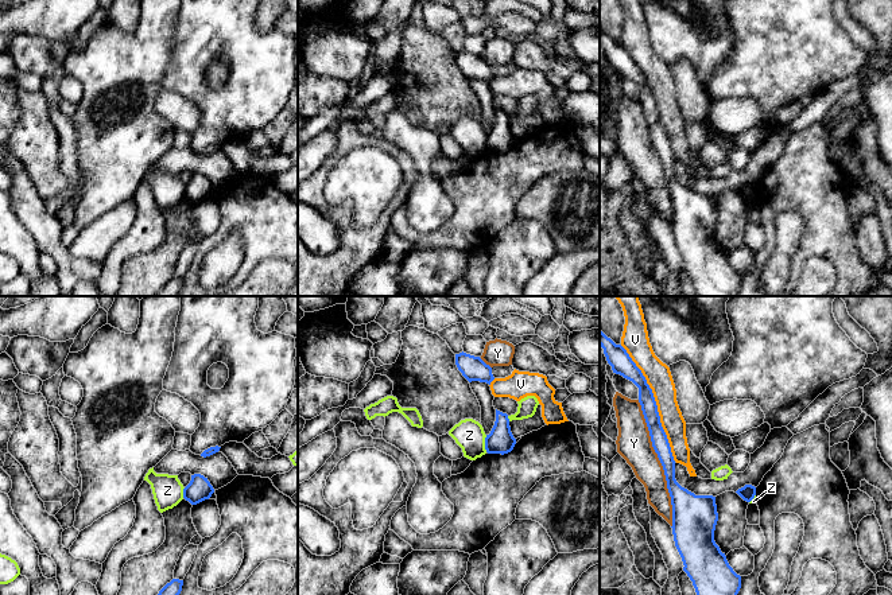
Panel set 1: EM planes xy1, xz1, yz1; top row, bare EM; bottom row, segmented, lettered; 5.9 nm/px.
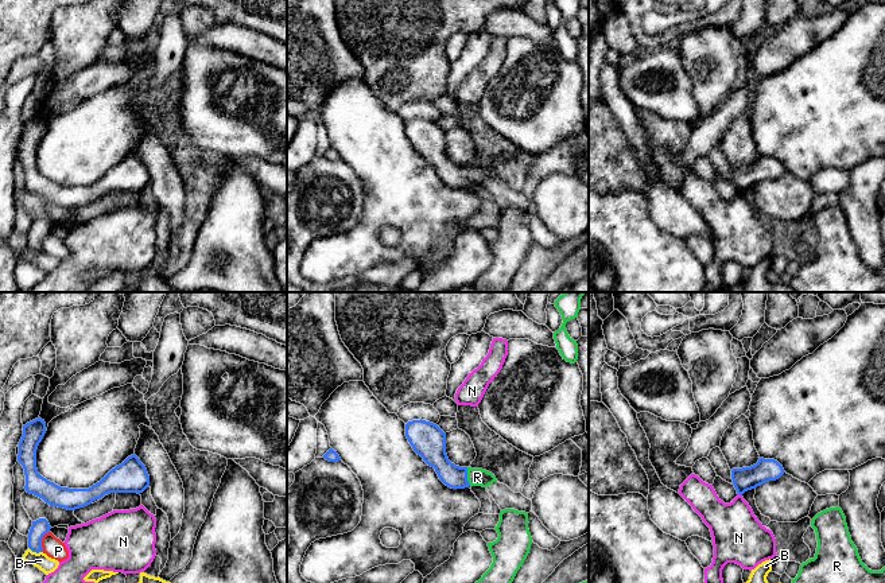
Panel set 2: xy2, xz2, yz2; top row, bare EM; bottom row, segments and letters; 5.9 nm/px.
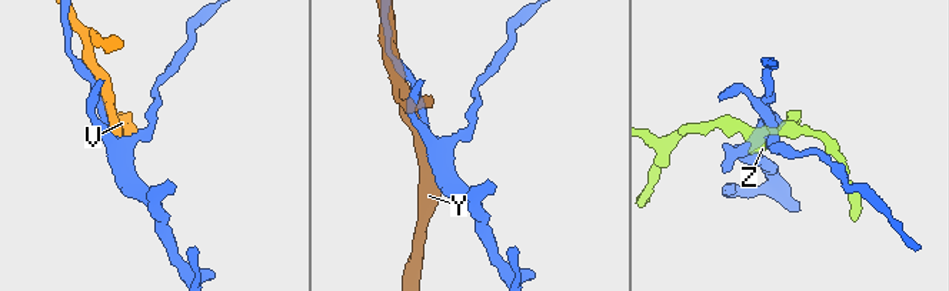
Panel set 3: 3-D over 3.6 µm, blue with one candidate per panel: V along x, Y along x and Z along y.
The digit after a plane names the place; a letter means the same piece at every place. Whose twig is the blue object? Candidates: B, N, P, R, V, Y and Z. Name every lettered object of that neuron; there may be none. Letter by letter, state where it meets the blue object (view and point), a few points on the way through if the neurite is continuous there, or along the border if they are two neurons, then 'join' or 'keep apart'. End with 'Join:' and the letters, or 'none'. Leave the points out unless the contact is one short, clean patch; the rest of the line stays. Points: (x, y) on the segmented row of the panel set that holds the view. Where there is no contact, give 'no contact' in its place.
B: meets blue in xy2 at (35, 551); border along xy2 (28, 547), (33, 551), (42, 552); keep apart
N: meets blue in yz2 at (740, 494); border along yz2 (738, 493), (741, 496); keep apart
P: meets blue in xy2 at (41, 541); border along xy2 (49, 531), (42, 539), (42, 551); keep apart
R: meets blue in xz2 at (466, 477); runs through xz2 (434, 454), (455, 477), (466, 477), (477, 477); join
V: meets blue in yz1 at (655, 403); keep apart
Y: meets blue in yz1 at (660, 462); keep apart
Z: meets blue in xz1 at (485, 443); border along xz1 (487, 435), (485, 451); keep apart
Join: R

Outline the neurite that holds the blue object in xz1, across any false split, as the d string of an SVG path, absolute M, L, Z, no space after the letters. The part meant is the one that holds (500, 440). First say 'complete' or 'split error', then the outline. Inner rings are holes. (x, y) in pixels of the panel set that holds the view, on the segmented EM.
complete; M496 409L496 421L489 435L485 438L485 450L488 454L508 454L513 450L516 439L509 427L507 413Z

